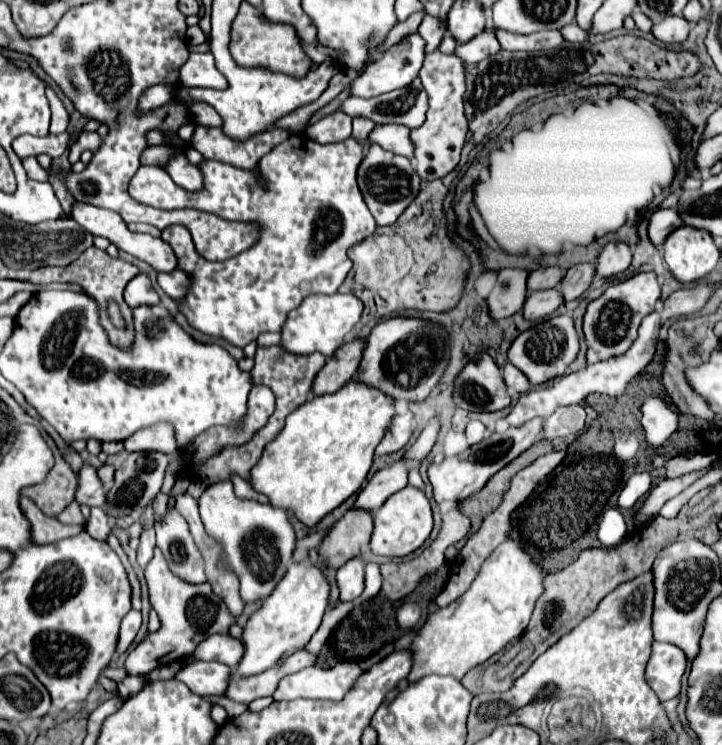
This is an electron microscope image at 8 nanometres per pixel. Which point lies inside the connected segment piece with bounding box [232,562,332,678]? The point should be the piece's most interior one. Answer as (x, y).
(292, 613)

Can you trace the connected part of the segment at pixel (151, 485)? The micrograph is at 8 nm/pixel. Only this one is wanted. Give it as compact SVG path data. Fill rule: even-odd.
M132 452L132 454L128 454L126 460L122 462L122 466L116 470L114 486L110 488L110 494L108 494L106 514L110 518L118 518L118 516L130 514L132 510L146 508L160 492L168 464L170 464L170 456L162 454L162 452Z

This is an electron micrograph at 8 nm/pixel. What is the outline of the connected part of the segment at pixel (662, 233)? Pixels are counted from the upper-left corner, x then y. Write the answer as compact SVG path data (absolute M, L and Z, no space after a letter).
M656 210L650 218L648 236L656 246L660 246L666 236L680 226L684 226L684 222L680 222L680 214L676 210Z

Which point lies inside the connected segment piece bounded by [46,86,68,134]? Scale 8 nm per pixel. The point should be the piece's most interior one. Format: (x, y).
(59, 122)

